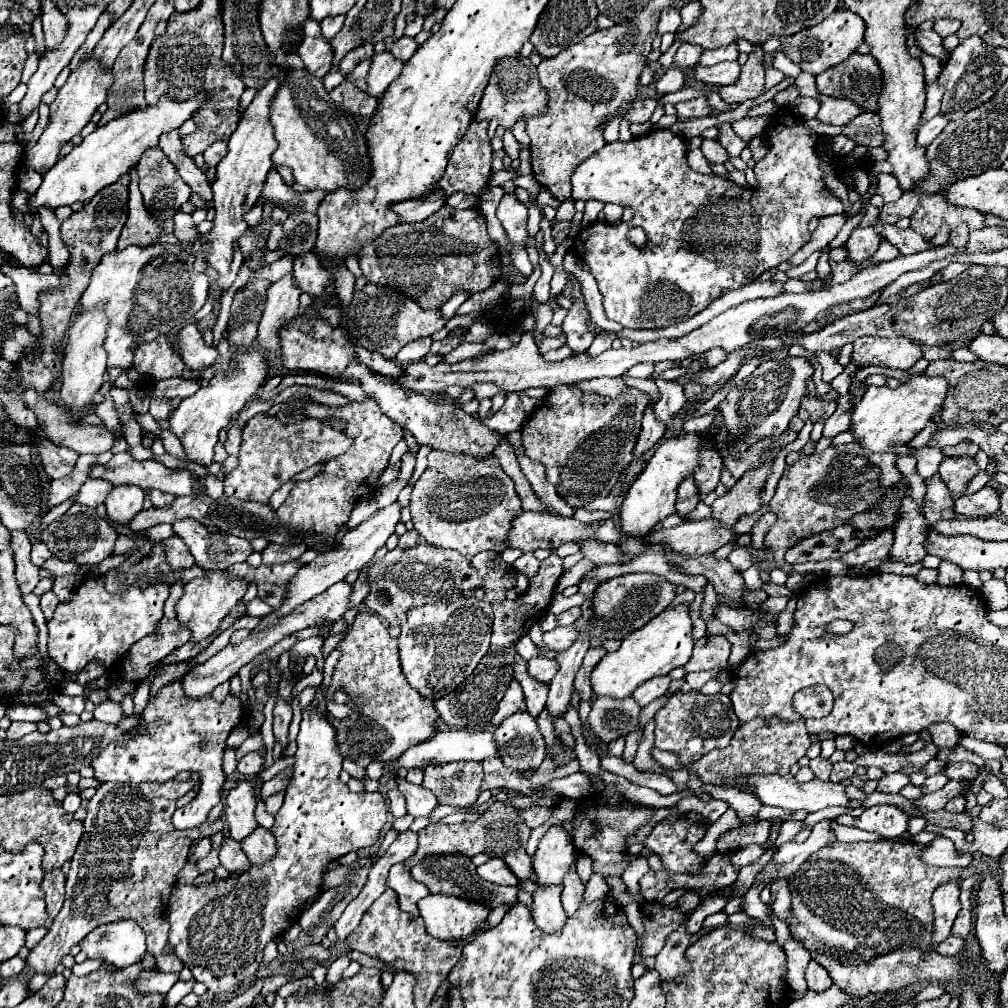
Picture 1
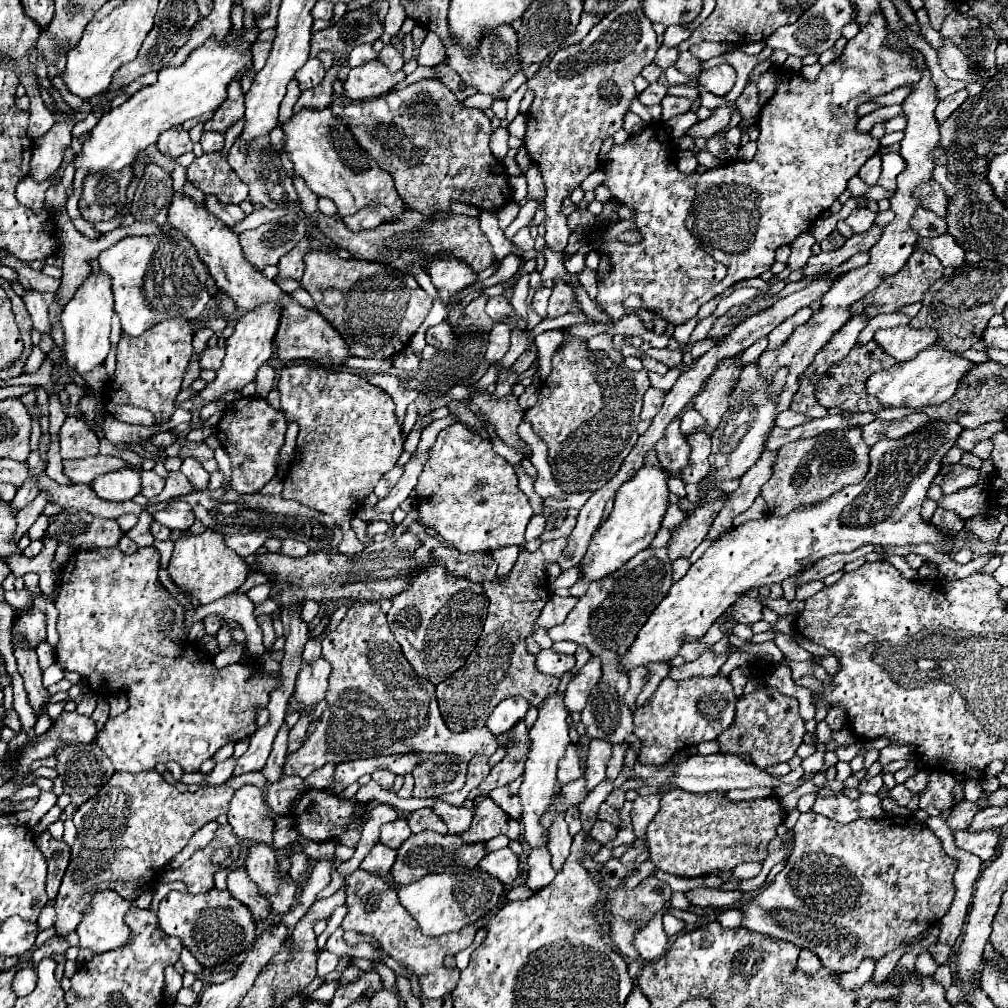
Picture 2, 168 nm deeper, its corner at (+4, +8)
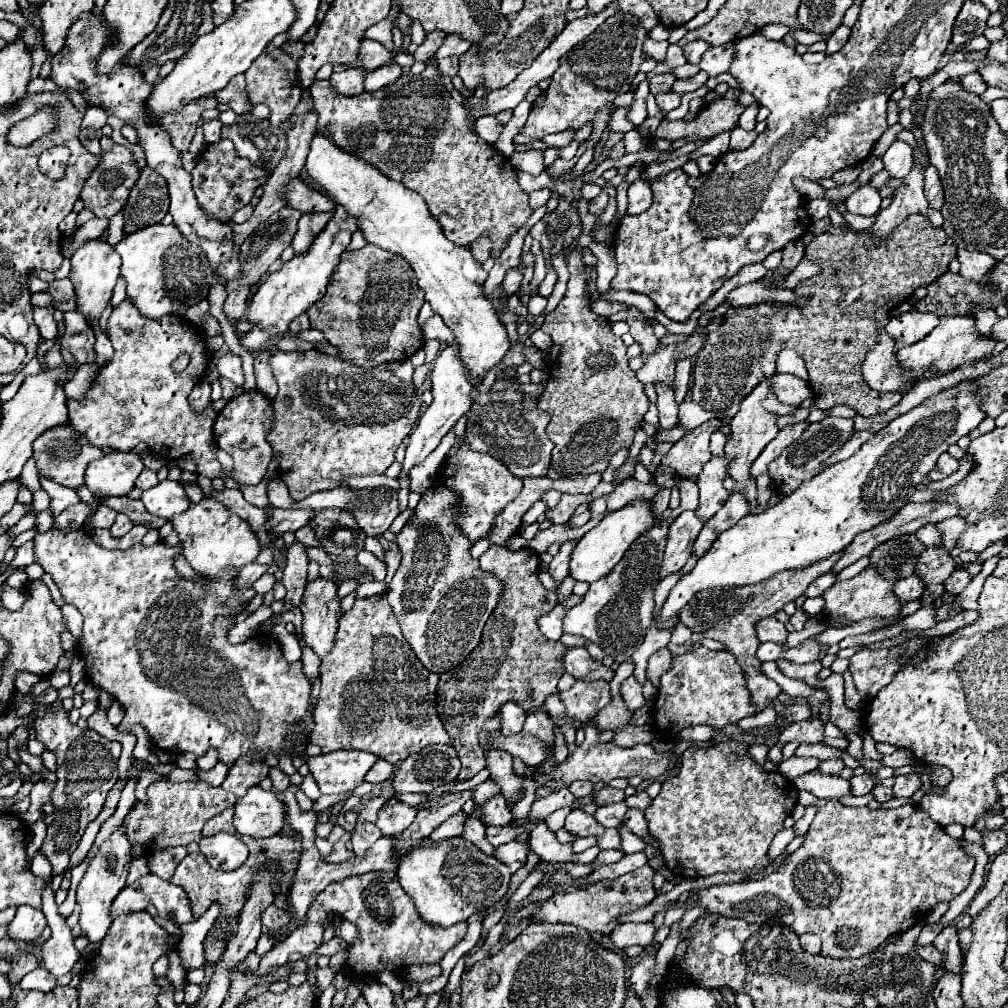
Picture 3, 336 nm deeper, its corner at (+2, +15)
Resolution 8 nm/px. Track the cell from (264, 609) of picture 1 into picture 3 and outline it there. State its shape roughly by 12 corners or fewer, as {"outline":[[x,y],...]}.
{"outline":[[264,573],[256,583],[256,593],[272,591],[274,575]]}

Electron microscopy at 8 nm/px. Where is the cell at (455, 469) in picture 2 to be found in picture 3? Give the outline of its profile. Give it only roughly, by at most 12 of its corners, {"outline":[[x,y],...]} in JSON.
{"outline":[[466,441],[444,463],[470,541],[518,497],[523,480]]}

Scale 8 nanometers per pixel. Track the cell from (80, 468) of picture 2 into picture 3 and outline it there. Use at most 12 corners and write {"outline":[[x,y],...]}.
{"outline":[[70,425],[34,443],[40,477],[78,489],[104,453]]}

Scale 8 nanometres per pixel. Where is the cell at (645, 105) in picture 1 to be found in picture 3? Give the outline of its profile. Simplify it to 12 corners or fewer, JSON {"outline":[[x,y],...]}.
{"outline":[[674,73],[652,75],[650,93],[668,93],[676,81]]}

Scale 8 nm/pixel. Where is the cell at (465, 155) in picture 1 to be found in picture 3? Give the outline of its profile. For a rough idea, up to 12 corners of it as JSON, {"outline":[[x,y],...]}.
{"outline":[[436,63],[310,91],[316,133],[498,259],[532,215]]}

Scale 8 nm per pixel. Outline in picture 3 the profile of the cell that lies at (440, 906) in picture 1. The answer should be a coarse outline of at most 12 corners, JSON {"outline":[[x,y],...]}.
{"outline":[[452,837],[396,877],[424,921],[450,927],[508,891],[508,865]]}

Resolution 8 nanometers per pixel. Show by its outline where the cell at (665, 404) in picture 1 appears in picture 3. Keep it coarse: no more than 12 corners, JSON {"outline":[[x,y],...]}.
{"outline":[[636,307],[628,309],[630,335],[644,353],[658,349],[648,319]]}

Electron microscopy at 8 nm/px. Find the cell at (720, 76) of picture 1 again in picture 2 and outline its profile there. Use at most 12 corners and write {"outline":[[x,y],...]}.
{"outline":[[682,52],[676,66],[680,72],[696,82],[702,74],[698,58]]}

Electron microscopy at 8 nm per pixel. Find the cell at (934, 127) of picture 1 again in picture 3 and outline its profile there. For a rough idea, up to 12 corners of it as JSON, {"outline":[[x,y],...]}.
{"outline":[[970,73],[960,83],[980,95],[986,91],[986,83],[980,73]]}

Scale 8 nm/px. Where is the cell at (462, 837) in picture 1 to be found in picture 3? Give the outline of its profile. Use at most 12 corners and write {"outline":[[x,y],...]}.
{"outline":[[496,795],[482,807],[486,825],[512,823],[506,799]]}

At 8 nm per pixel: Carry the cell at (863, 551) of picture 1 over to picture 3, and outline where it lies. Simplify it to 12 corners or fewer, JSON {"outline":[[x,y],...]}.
{"outline":[[808,569],[740,589],[706,589],[680,609],[684,625],[724,643],[760,711],[780,687],[760,671],[756,621],[828,573]]}

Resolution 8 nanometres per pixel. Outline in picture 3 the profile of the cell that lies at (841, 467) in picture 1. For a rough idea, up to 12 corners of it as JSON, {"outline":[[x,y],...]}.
{"outline":[[852,419],[812,423],[770,463],[780,493],[796,491],[852,435]]}

